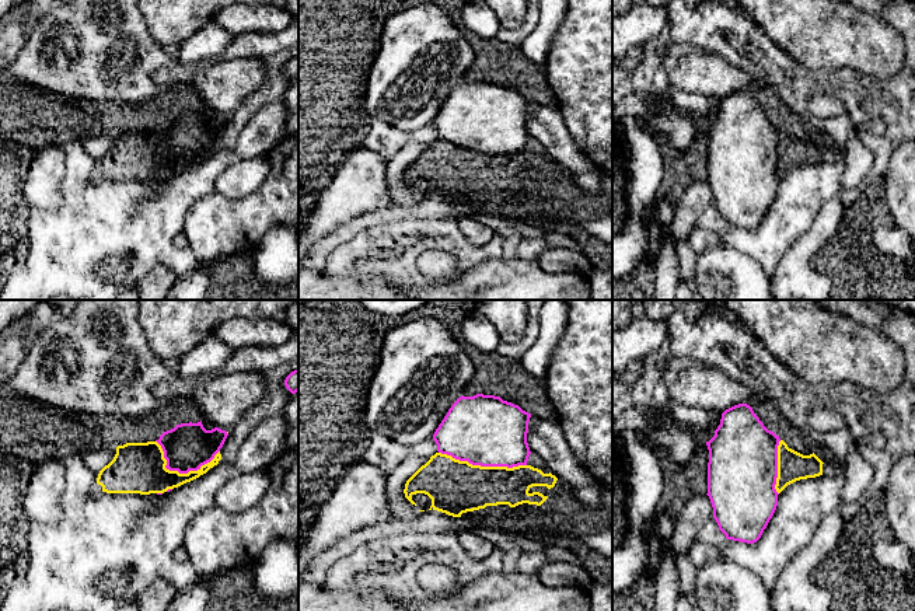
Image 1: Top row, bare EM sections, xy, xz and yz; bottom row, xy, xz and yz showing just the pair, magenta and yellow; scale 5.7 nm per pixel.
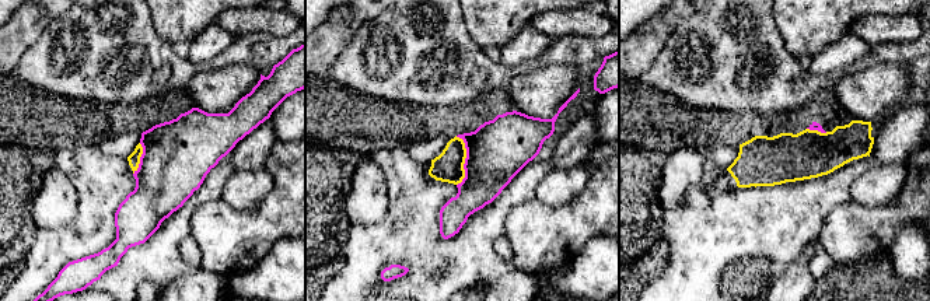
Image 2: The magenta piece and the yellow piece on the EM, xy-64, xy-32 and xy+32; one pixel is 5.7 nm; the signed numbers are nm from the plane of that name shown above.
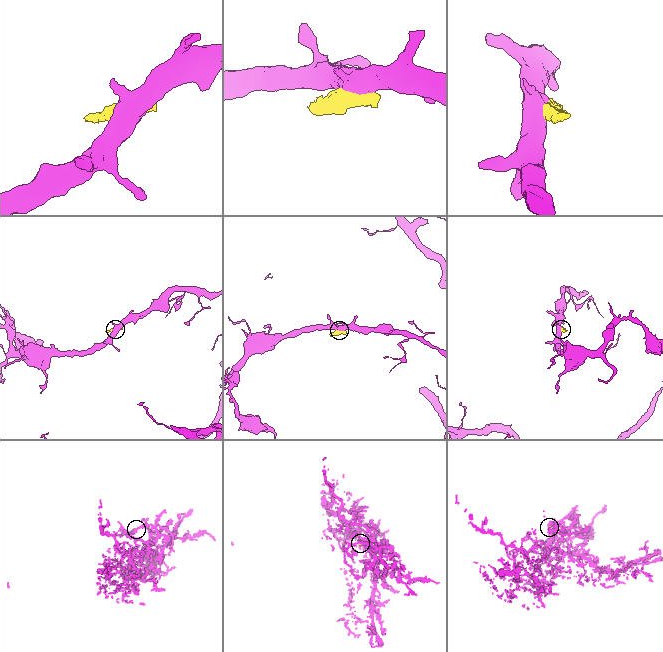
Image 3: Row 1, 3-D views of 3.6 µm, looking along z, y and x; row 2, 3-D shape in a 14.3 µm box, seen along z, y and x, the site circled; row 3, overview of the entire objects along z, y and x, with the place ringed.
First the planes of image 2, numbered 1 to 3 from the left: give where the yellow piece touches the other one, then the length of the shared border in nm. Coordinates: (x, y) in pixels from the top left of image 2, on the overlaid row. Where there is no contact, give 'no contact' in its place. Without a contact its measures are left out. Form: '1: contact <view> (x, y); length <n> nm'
1: contact xy-64 (140, 158); length 190 nm
2: contact xy-32 (465, 160); length 280 nm
3: contact xy+32 (817, 129); length 120 nm

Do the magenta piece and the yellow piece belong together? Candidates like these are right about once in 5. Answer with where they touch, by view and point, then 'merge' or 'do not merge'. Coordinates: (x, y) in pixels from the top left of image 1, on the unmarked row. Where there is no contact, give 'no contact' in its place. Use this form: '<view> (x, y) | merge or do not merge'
xz (482, 152) | do not merge

